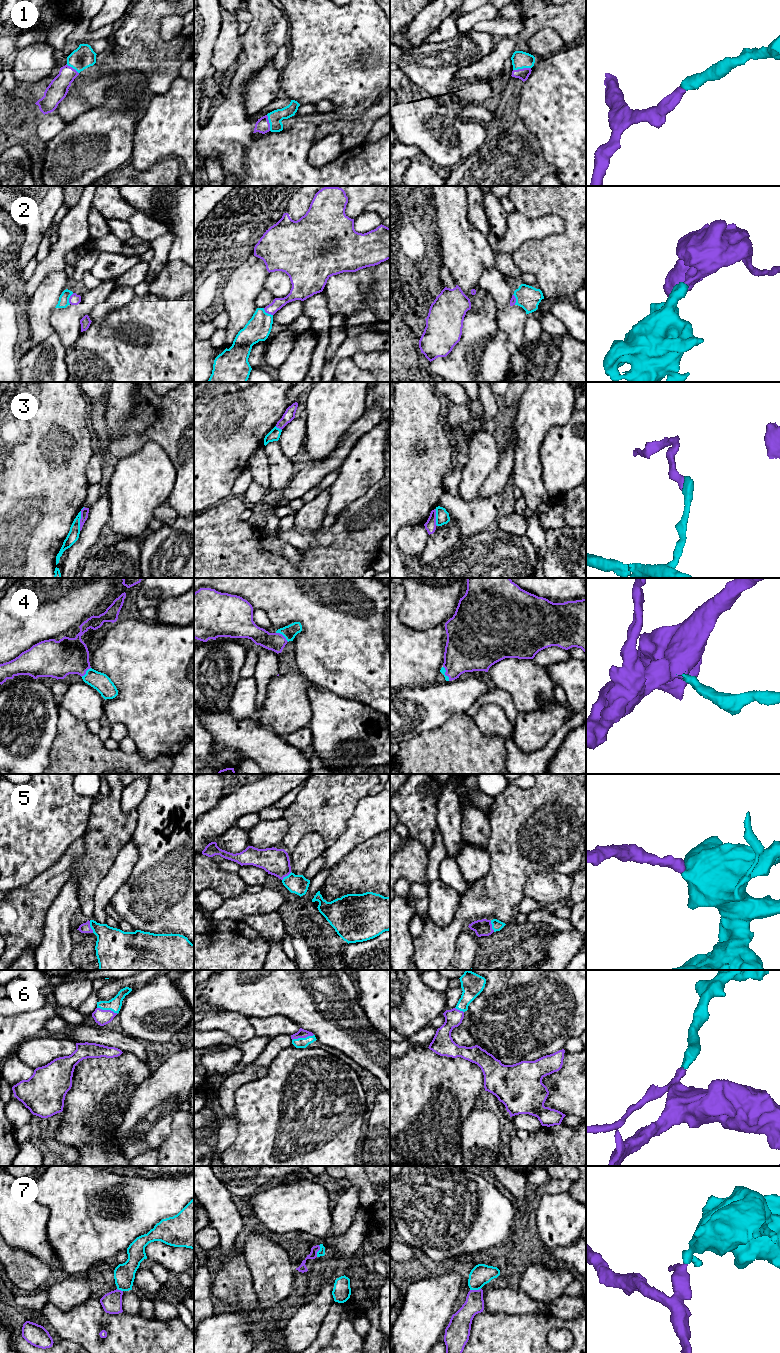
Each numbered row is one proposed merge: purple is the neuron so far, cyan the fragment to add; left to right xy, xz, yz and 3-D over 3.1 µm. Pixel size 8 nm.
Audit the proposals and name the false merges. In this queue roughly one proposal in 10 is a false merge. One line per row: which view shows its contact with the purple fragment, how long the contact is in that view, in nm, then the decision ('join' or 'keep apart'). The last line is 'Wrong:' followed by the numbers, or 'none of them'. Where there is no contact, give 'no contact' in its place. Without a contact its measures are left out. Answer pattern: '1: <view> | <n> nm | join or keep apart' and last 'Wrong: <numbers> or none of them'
1: yz | 150 nm | join
2: xz | 100 nm | join
3: xy | 200 nm | keep apart
4: xz | 130 nm | join
5: xy | 100 nm | join
6: xz | 180 nm | join
7: xz | 100 nm | join
Wrong: 3

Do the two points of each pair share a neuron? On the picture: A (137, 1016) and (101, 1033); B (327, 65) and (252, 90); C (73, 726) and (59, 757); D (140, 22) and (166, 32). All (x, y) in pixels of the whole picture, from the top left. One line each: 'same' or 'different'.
A: different
B: different
C: same
D: different

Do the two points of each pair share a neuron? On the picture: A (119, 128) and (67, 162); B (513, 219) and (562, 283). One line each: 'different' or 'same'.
A: same
B: different

